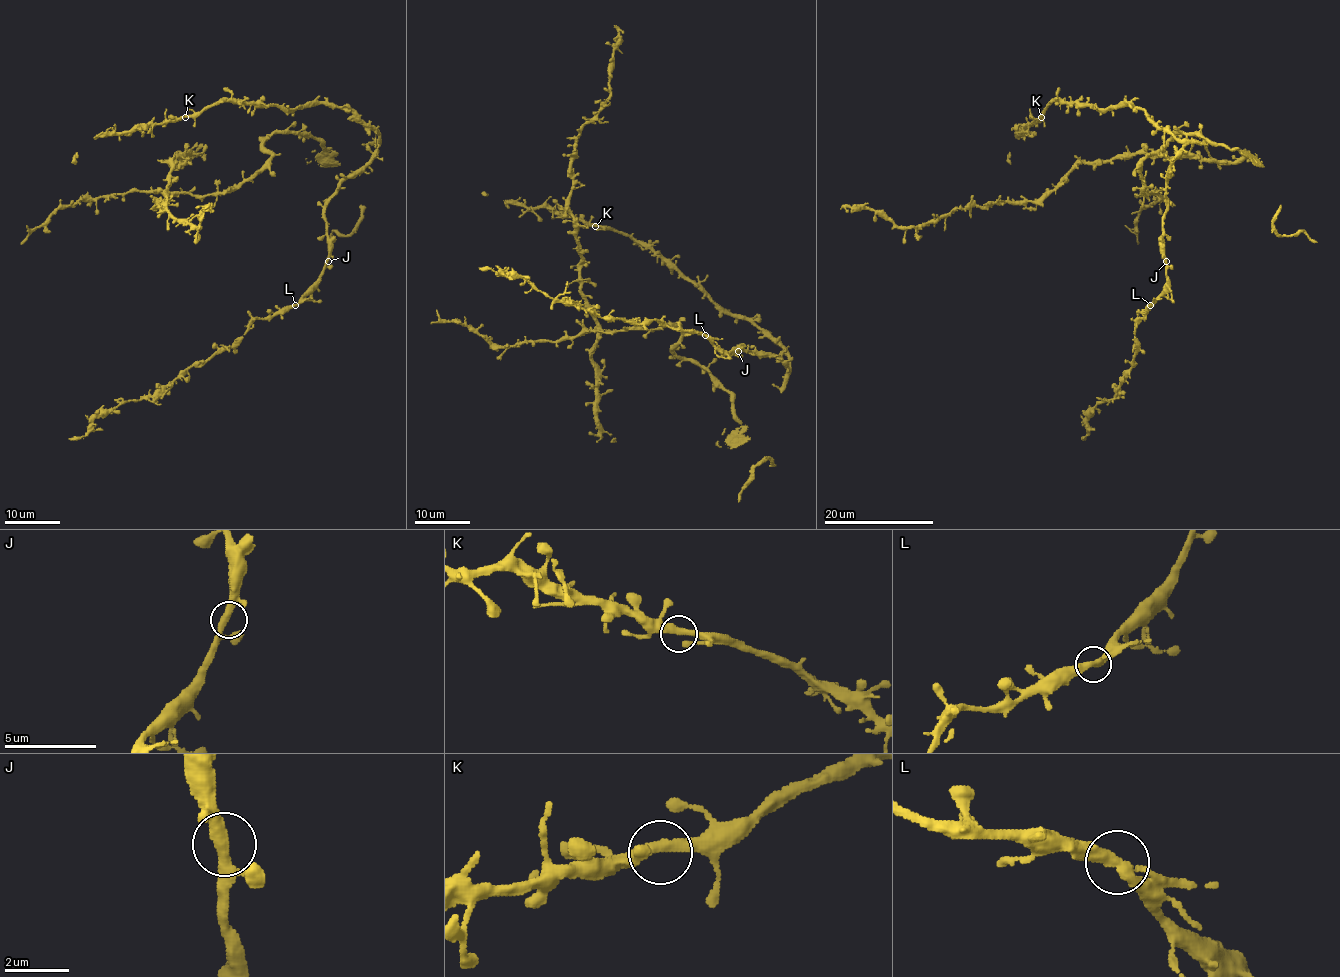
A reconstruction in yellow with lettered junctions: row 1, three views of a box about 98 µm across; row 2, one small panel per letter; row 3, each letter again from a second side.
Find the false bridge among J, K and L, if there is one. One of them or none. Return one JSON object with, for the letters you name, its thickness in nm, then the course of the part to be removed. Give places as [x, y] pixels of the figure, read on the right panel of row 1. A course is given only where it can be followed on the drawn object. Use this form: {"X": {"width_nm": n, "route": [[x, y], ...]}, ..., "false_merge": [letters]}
{"false_merge": []}

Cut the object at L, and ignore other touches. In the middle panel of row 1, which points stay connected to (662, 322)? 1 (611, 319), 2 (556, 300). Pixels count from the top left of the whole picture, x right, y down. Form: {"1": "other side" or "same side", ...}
{"1": "same side", "2": "same side"}

